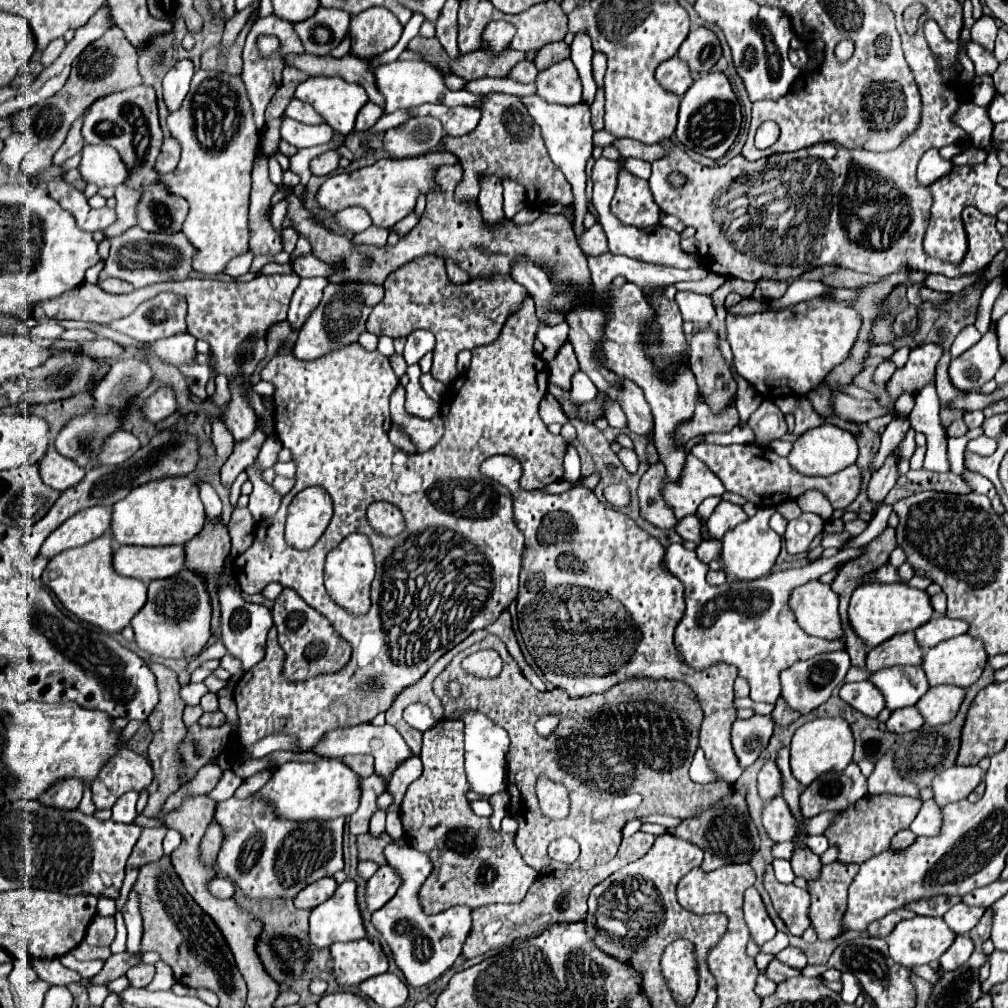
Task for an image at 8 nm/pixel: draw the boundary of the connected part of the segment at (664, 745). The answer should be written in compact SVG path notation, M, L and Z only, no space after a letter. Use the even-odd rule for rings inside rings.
M488 636L488 638L484 638L484 640L480 640L480 642L476 642L474 646L470 646L468 648L468 654L472 654L472 652L476 652L476 650L482 650L482 648L492 648L492 650L496 650L498 654L502 654L502 662L504 662L504 666L502 666L502 672L496 676L496 678L476 678L476 676L472 676L472 674L466 674L464 670L462 670L462 666L460 666L460 662L462 662L462 658L466 658L466 656L462 656L462 654L456 654L454 658L452 658L452 662L438 674L438 678L434 680L434 694L442 700L442 704L444 704L444 710L446 710L446 716L452 716L452 712L466 712L466 710L480 710L480 712L484 712L492 722L496 722L498 726L502 726L508 734L510 734L510 750L508 750L508 754L506 754L506 762L508 762L508 794L510 794L510 808L508 808L508 812L518 820L518 832L516 832L516 846L518 846L518 850L520 850L520 854L522 854L522 858L532 866L532 868L536 868L536 870L540 870L540 868L546 868L546 866L550 866L550 868L556 868L556 864L554 864L554 860L550 860L550 856L548 856L548 844L552 842L552 840L556 840L556 838L560 838L560 836L572 836L574 840L578 840L578 844L580 844L580 856L578 856L578 860L572 864L574 868L578 866L578 864L586 864L586 868L580 868L580 870L588 870L588 868L592 868L592 866L600 866L600 864L606 864L612 856L616 856L616 852L618 852L618 846L620 846L620 840L622 840L622 828L624 828L624 824L628 822L628 820L634 820L634 818L628 818L628 816L608 816L608 818L604 818L604 826L594 826L596 822L592 820L592 808L596 806L596 802L598 802L598 798L600 796L604 796L604 794L620 794L620 792L638 792L640 796L642 796L642 804L640 804L640 808L638 808L638 816L642 816L642 814L654 814L654 812L658 812L658 814L668 814L668 816L676 816L676 818L688 818L688 816L694 816L696 812L700 812L700 810L704 810L704 808L708 808L708 806L712 806L716 800L720 800L720 798L726 798L730 792L732 792L732 784L728 784L728 782L722 782L722 780L718 780L718 782L710 782L710 784L694 784L692 780L690 780L690 776L688 776L688 768L690 768L690 764L692 764L692 758L694 758L694 752L698 750L698 734L700 734L700 724L702 724L702 710L700 710L700 702L698 702L698 698L696 698L696 694L692 692L692 688L690 686L686 686L684 682L678 682L678 680L650 680L650 678L630 678L630 680L624 680L624 682L618 682L616 686L612 686L610 690L606 690L606 692L602 692L602 694L590 694L590 696L584 696L584 698L570 698L564 690L548 690L548 692L538 692L526 678L524 678L524 674L522 674L522 670L518 668L518 664L514 662L514 658L508 654L508 650L506 650L506 646L504 646L504 642L500 640L500 638L496 638L496 636ZM450 680L458 680L458 684L462 686L462 690L460 690L460 696L458 698L450 698L448 696L448 682ZM544 714L556 714L556 716L560 716L560 724L558 724L558 728L556 728L556 732L550 736L550 738L540 738L538 734L536 734L536 730L534 730L534 724L536 724L536 720L540 718L540 716L544 716ZM540 774L546 774L550 780L554 780L554 782L562 782L568 790L570 790L570 800L572 800L572 804L570 804L570 814L564 818L564 820L550 820L550 818L546 818L544 814L542 814L542 810L540 810L540 806L538 806L538 798L536 798L536 780L538 780L538 776Z

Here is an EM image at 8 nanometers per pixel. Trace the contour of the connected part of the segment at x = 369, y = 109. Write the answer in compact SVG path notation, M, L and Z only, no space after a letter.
M366 102L364 108L358 112L358 118L356 118L356 130L364 132L364 130L372 128L372 126L378 122L378 118L380 118L382 114L384 114L384 110L382 110L380 106L376 106L376 104L372 104L372 102Z

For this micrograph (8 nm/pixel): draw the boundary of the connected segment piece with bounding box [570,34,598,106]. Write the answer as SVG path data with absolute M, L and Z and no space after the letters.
M584 34L584 36L576 36L574 38L574 42L572 42L572 46L570 46L570 50L572 50L572 62L574 62L574 66L578 68L578 74L580 74L580 80L582 80L582 86L584 86L584 102L590 106L592 102L594 102L594 96L596 96L596 82L594 82L594 78L592 78L592 66L590 66L590 60L592 60L592 54L594 54L594 50L592 50L592 42L588 40L588 36Z

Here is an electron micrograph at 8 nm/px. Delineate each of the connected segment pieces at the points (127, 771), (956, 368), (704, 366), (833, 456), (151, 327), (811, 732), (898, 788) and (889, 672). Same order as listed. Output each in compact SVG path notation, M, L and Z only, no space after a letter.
M122 748L116 752L116 758L112 758L112 762L98 772L96 782L90 784L92 800L100 810L112 808L122 794L130 790L140 792L150 782L152 768L148 760L130 748Z
M988 330L982 340L972 346L972 350L966 350L960 358L954 358L950 362L948 376L954 388L974 392L994 378L1000 364L1002 358L998 352L998 338L992 330Z
M700 326L690 338L690 370L698 382L698 394L706 398L712 414L732 404L736 396L736 380L720 352L718 334L710 326Z
M822 424L818 428L812 428L808 432L804 432L796 442L794 442L794 448L788 456L790 464L806 474L806 476L830 476L830 474L836 474L840 470L844 470L846 466L854 464L858 458L858 444L856 444L856 438L854 434L850 434L848 430L842 430L838 426L832 426L832 424Z
M162 292L144 300L130 316L114 320L110 328L136 340L160 340L186 332L186 302L180 294Z
M814 718L802 724L790 744L790 766L792 774L802 786L812 784L824 772L840 772L852 762L854 754L854 736L844 718Z
M892 750L884 754L874 764L874 772L868 776L868 794L900 794L900 796L912 796L920 798L920 788L914 782L908 782L908 778L900 776L896 770L896 754Z
M920 666L884 668L874 672L870 682L884 694L886 708L892 712L914 706L930 690L928 678Z

